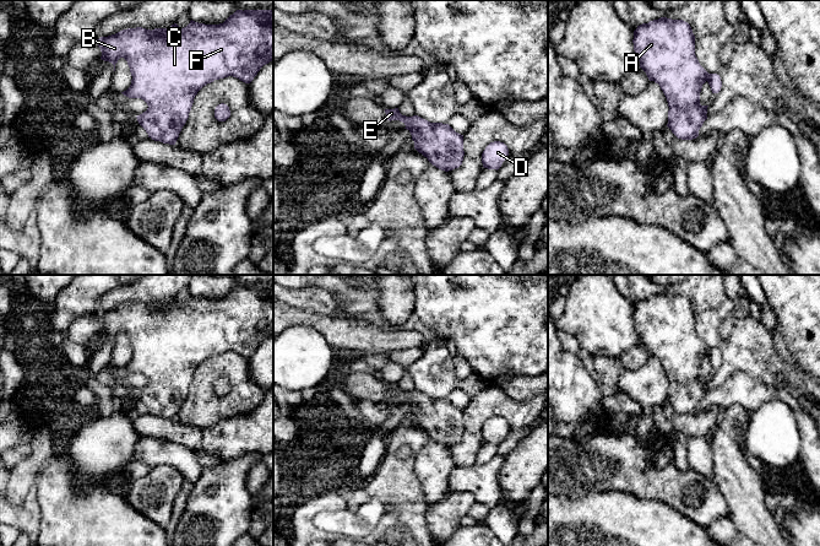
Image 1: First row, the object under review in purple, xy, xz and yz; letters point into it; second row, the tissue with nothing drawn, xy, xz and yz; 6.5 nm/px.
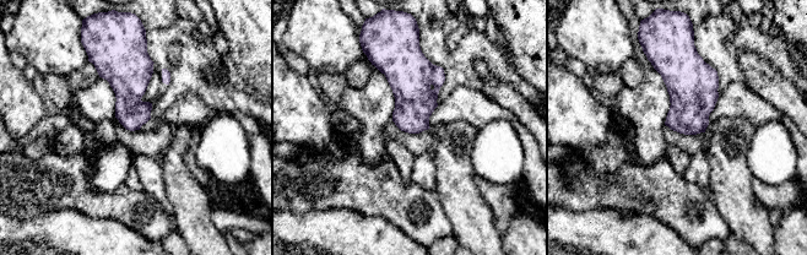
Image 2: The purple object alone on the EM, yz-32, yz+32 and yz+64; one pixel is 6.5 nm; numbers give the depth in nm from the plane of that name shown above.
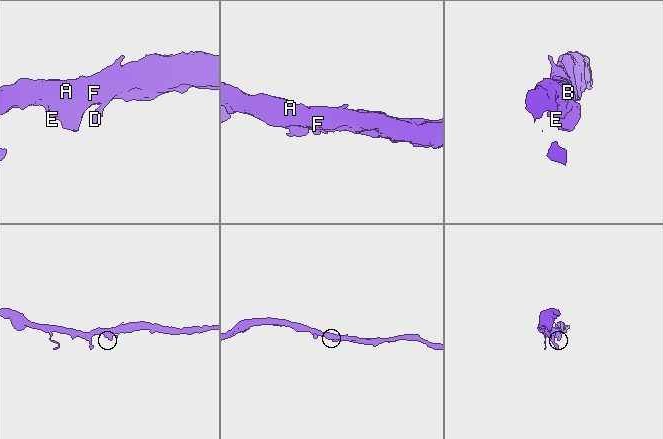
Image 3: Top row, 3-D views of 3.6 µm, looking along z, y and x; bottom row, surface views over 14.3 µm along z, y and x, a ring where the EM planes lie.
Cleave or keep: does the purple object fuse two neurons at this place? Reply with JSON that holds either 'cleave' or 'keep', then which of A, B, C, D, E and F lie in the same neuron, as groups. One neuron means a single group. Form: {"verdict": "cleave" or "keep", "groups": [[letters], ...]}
{"verdict": "keep", "groups": [["A", "B", "C", "D", "E", "F"]]}

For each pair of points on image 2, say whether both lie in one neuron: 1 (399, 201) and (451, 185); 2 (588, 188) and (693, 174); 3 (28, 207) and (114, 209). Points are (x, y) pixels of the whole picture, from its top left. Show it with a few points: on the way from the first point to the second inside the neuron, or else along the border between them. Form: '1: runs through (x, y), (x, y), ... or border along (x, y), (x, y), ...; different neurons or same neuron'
1: border along (434, 191), (443, 211), (449, 217); different neurons
2: border along (682, 177), (708, 188); different neurons
3: runs through (49, 199), (86, 199), (93, 204); same neuron

